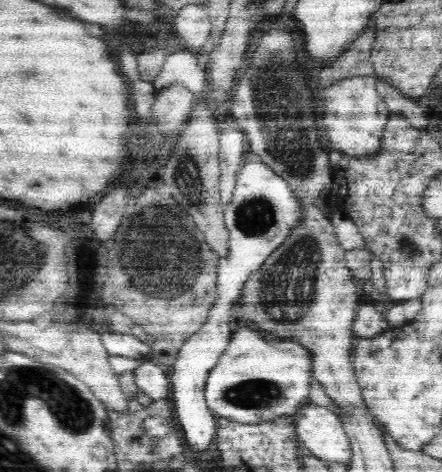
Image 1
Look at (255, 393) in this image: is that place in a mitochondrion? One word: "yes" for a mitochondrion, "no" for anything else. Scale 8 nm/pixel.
yes

